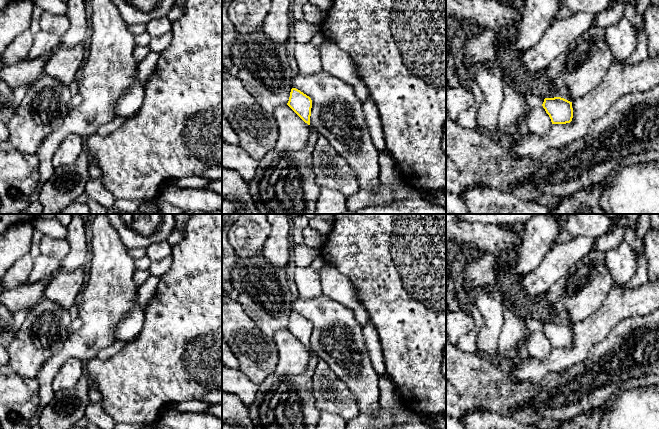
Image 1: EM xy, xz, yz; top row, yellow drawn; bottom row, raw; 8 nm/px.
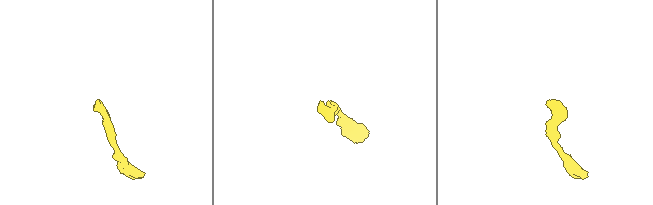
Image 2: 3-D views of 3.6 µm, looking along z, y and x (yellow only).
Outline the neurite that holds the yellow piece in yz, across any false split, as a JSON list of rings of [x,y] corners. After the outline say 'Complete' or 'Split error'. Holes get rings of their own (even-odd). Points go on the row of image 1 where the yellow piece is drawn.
[[[523,93],[521,98],[524,100],[529,109],[543,106],[546,113],[549,115],[552,124],[570,123],[573,118],[572,102],[561,98],[542,98],[540,96]]]. Split error

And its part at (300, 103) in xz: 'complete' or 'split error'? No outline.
complete

